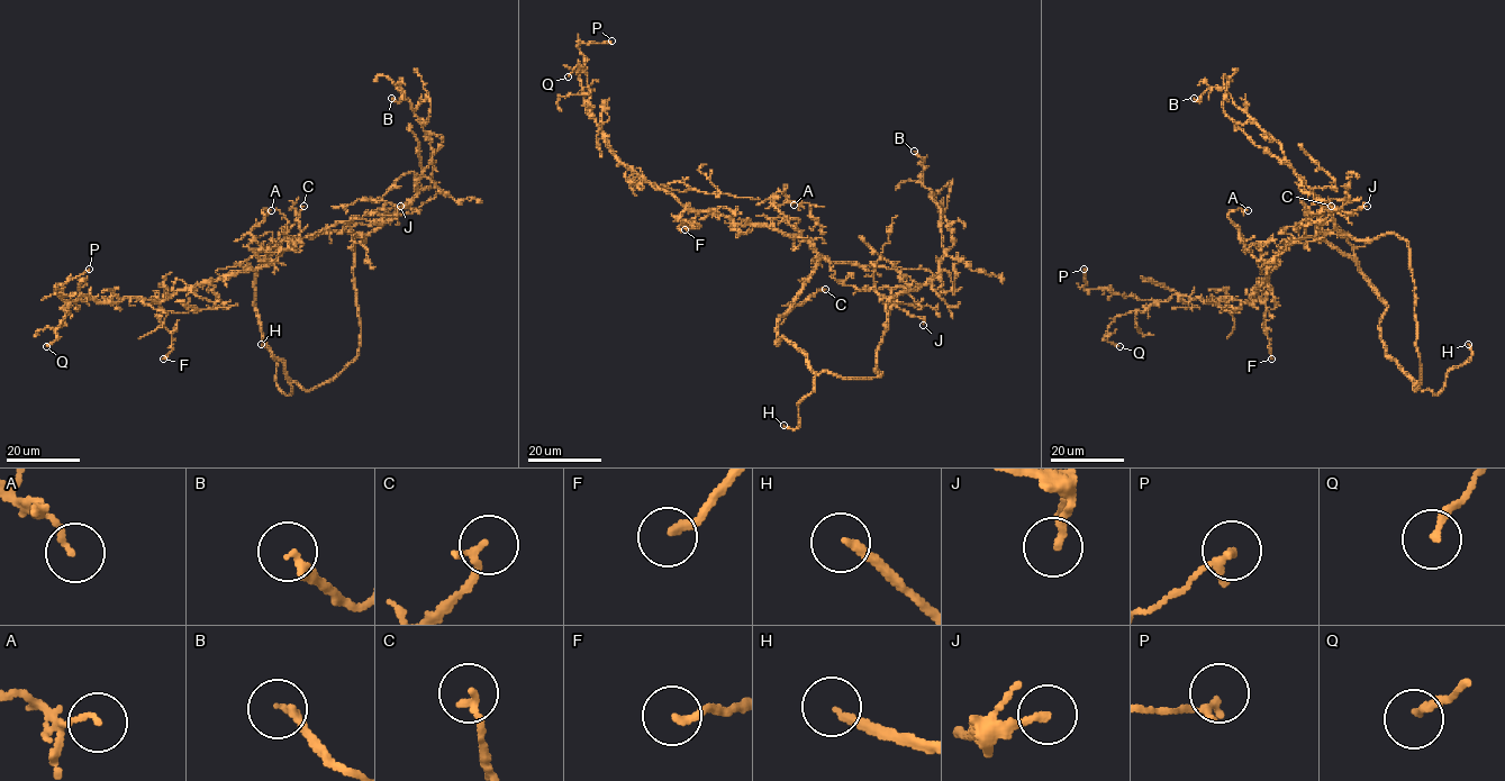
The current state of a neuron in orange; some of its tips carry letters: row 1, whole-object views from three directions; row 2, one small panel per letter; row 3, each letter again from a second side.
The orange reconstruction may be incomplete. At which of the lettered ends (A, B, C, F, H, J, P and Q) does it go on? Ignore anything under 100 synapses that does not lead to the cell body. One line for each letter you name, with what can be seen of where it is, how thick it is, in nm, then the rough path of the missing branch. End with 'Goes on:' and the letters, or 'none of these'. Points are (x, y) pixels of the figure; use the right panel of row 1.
H: place (1468, 344); calibre 220 nm; course (1468, 344), (1466, 334), (1472, 309), (1486, 291), (1487, 297), (1486, 273)
Goes on: H

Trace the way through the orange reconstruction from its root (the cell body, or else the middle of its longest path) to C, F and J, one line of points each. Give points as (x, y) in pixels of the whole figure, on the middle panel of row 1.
C: (794, 235), (800, 235), (814, 248), (817, 263), (788, 311), (825, 289)
F: (794, 235), (761, 225), (740, 225), (728, 217), (689, 209), (681, 221), (689, 220), (694, 228), (685, 229)
J: (794, 235), (819, 259), (897, 270), (919, 287), (908, 285), (896, 305), (923, 325)

